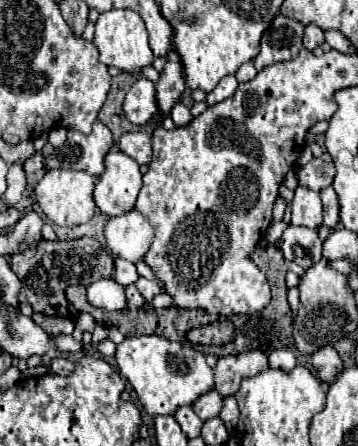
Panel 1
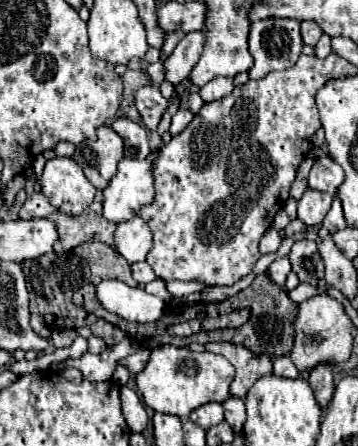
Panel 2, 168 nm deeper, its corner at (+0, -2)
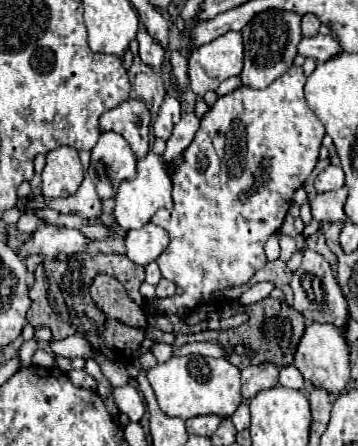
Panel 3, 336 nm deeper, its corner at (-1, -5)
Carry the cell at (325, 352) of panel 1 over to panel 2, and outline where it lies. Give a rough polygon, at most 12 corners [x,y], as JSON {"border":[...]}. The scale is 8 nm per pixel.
{"border":[[320,364],[308,378],[318,406],[326,410],[334,394],[332,364]]}

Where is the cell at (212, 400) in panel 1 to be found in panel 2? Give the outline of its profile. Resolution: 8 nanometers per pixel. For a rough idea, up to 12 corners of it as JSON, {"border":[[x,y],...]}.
{"border":[[204,404],[190,414],[190,420],[208,430],[224,420],[222,404]]}

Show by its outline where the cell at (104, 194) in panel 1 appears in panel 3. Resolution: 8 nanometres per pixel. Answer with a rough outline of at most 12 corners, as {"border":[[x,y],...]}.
{"border":[[149,151],[121,181],[113,217],[125,231],[171,207],[163,155]]}

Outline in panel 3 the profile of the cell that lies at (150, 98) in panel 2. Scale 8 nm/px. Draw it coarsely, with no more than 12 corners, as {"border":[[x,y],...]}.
{"border":[[165,97],[153,123],[155,137],[167,139],[179,121],[179,101]]}

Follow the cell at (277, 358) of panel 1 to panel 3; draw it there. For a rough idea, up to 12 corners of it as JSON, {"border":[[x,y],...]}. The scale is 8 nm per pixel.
{"border":[[293,365],[279,371],[279,383],[303,389],[303,375]]}

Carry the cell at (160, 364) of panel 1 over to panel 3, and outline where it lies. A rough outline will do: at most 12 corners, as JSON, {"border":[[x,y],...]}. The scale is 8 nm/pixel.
{"border":[[171,357],[147,373],[161,411],[229,417],[243,401],[227,359]]}

